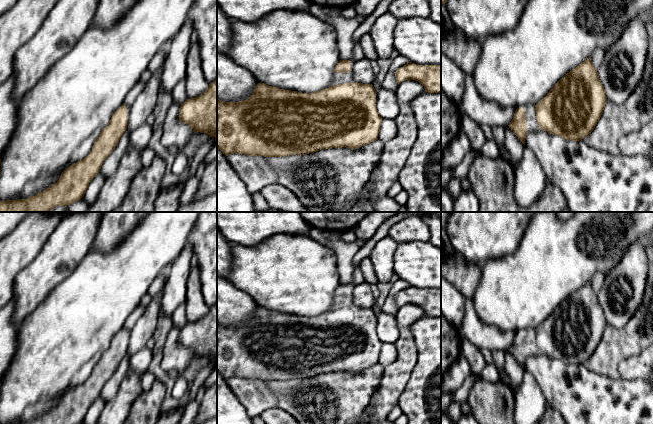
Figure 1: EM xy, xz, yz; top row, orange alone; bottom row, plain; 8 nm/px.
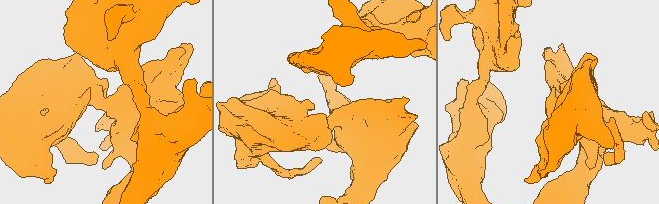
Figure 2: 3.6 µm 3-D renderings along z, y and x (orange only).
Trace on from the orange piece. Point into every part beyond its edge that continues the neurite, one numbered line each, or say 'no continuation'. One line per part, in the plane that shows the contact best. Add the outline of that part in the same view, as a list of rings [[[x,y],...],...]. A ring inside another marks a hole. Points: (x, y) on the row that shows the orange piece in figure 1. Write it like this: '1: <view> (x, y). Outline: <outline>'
1: yz (531, 120). Outline: [[[526,104],[521,106],[526,113],[526,123],[527,123],[527,132],[537,132],[539,131],[539,125],[536,118],[536,110],[533,104]]]

